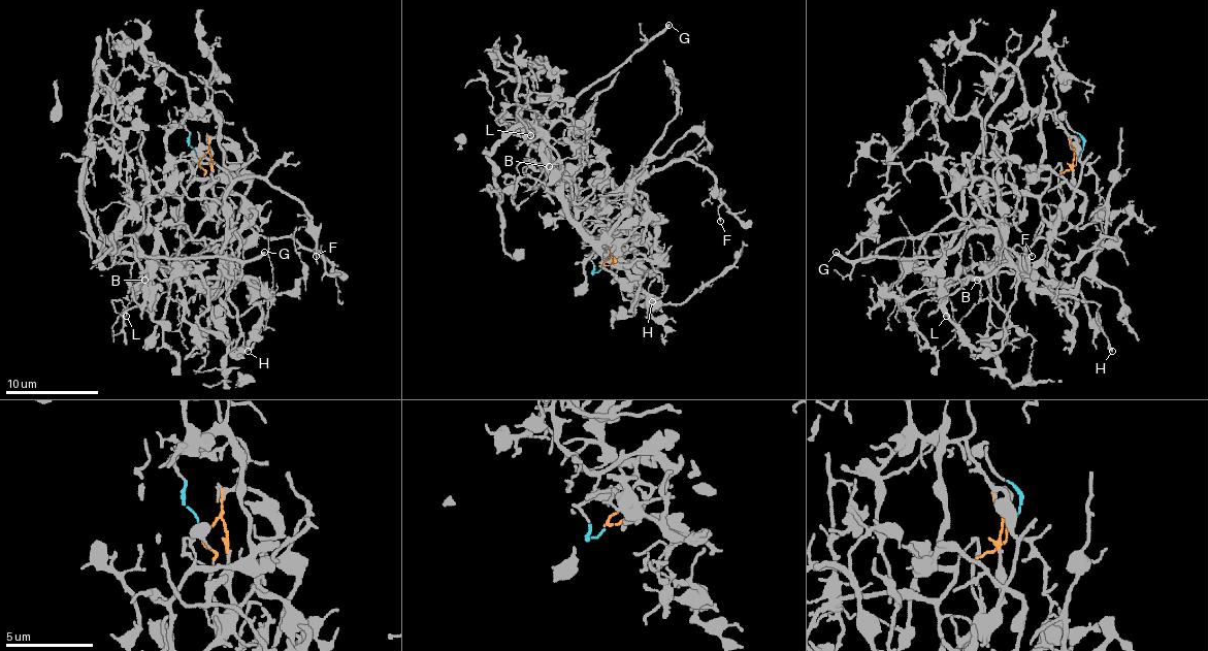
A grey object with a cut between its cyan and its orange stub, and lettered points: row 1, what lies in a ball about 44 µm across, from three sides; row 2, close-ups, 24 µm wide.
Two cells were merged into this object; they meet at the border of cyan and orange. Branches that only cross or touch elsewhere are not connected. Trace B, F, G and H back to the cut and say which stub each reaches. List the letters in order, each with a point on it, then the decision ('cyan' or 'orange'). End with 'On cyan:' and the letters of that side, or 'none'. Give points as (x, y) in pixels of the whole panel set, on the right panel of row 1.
B: at (977, 280); orange
F: at (1032, 256); orange
G: at (836, 252); orange
H: at (1112, 351); cyan
On cyan: H

